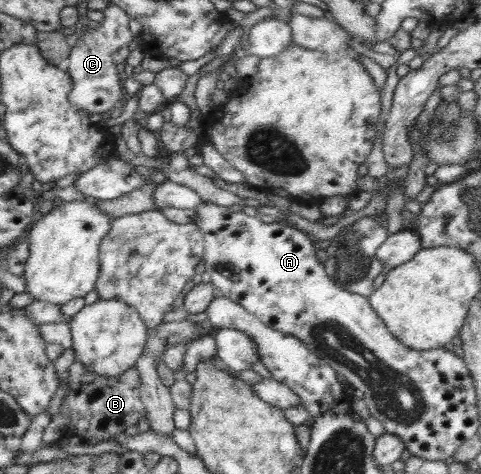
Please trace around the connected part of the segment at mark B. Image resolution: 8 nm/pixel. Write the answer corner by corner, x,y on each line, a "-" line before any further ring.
75,360
68,368
69,389
62,401
60,410
53,416
51,423
42,434
42,443
56,447
96,446
128,426
138,425
145,414
145,406
137,396
136,389
141,378
135,367
129,368
118,376
100,376

